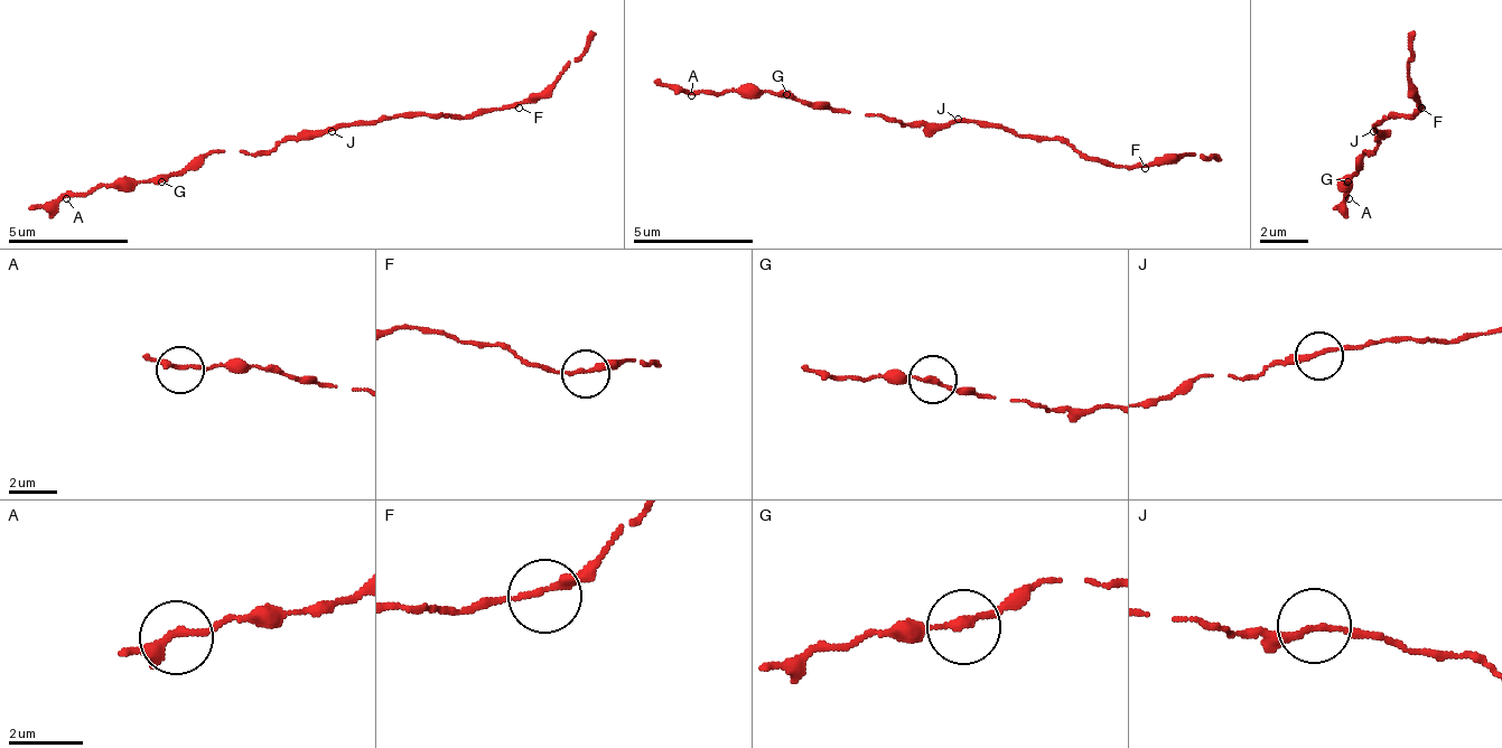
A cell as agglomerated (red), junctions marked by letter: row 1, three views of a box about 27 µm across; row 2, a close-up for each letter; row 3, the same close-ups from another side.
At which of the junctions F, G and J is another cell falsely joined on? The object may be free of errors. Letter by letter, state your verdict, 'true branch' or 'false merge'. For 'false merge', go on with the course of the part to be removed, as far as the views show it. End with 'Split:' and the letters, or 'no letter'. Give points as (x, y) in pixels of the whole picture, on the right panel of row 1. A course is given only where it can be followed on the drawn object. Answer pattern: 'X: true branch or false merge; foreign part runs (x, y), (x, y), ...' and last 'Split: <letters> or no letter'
F: true branch
G: true branch
J: true branch
Split: no letter

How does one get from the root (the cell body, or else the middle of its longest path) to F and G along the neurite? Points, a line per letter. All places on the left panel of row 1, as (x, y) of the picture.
F: (319, 131), (332, 125), (362, 125), (367, 119), (392, 119), (398, 113), (488, 113), (495, 108), (519, 108)
G: (319, 131), (283, 138), (253, 156), (211, 149), (162, 179)

